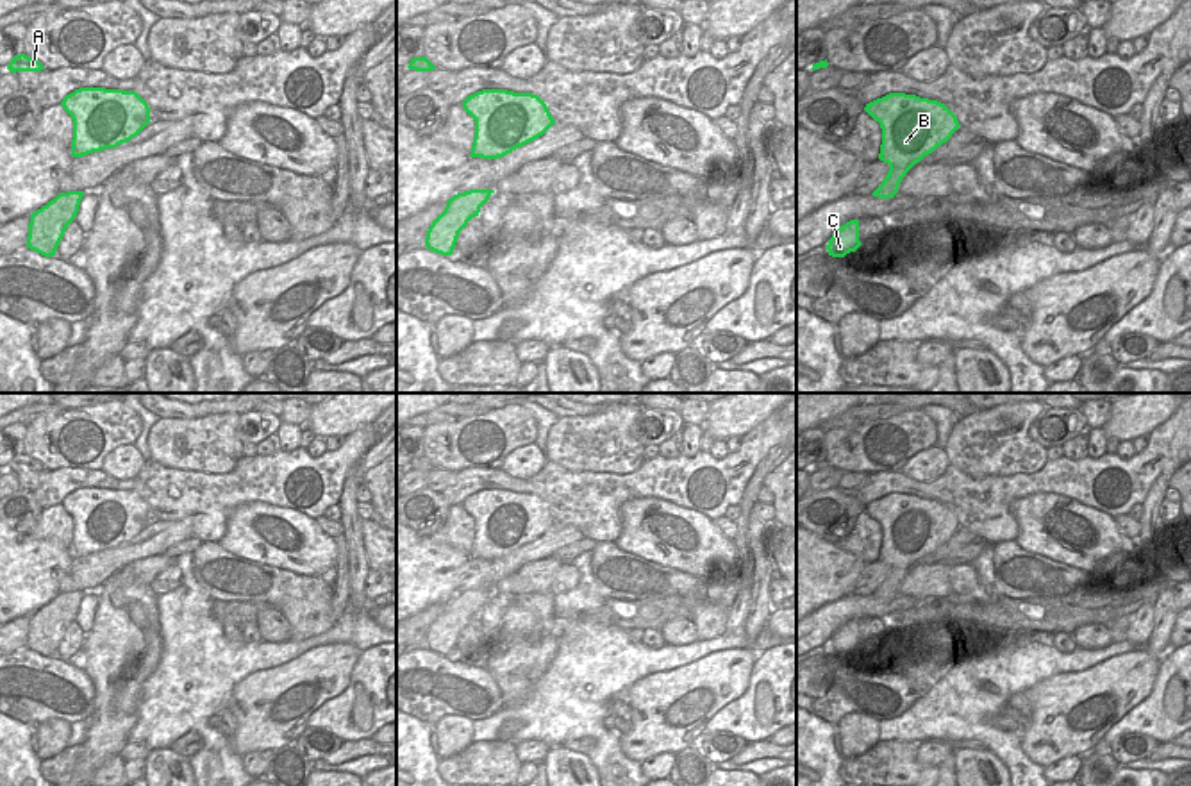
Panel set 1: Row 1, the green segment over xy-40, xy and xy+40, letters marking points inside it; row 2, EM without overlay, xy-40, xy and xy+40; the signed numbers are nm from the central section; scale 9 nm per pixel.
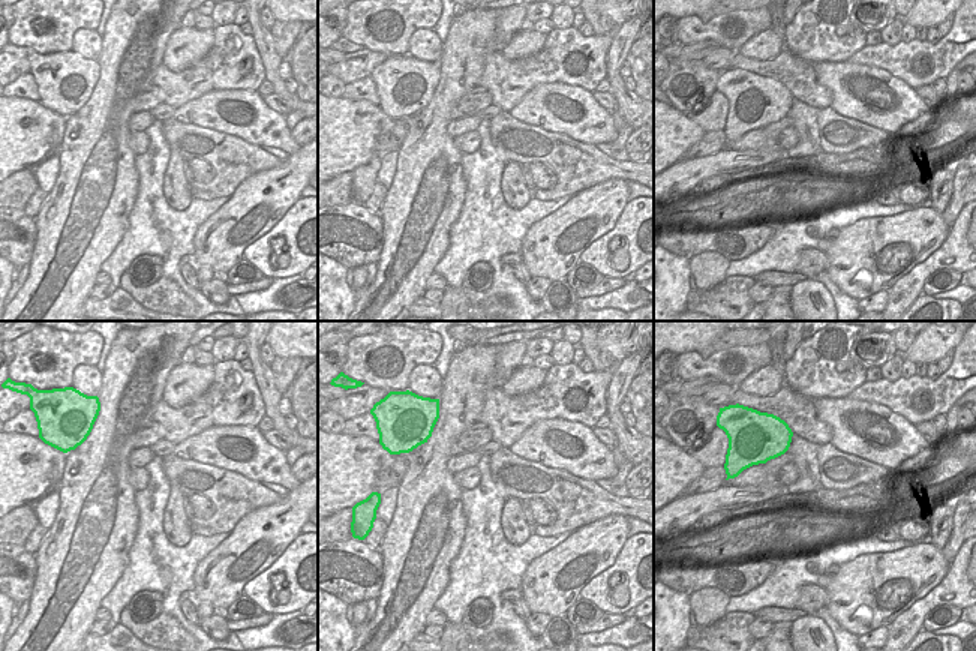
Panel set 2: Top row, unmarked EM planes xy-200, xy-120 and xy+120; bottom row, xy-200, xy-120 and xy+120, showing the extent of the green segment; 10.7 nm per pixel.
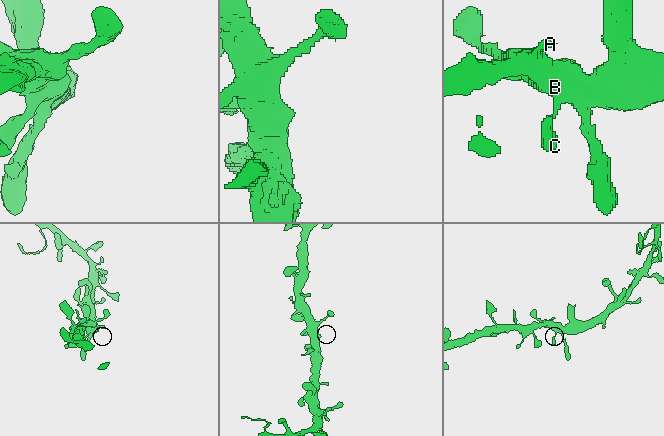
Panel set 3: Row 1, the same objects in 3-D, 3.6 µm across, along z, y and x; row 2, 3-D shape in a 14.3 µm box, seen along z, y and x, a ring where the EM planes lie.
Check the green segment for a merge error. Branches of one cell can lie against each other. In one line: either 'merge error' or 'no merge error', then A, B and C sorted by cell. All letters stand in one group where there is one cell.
no merge error; groups A B C

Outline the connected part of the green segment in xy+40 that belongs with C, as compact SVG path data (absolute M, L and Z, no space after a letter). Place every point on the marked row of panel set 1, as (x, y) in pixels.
M850 220L832 234L825 248L832 257L845 257L846 254L855 252L861 245L859 220Z

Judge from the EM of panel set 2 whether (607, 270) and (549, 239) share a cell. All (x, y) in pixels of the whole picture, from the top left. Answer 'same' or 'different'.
different

